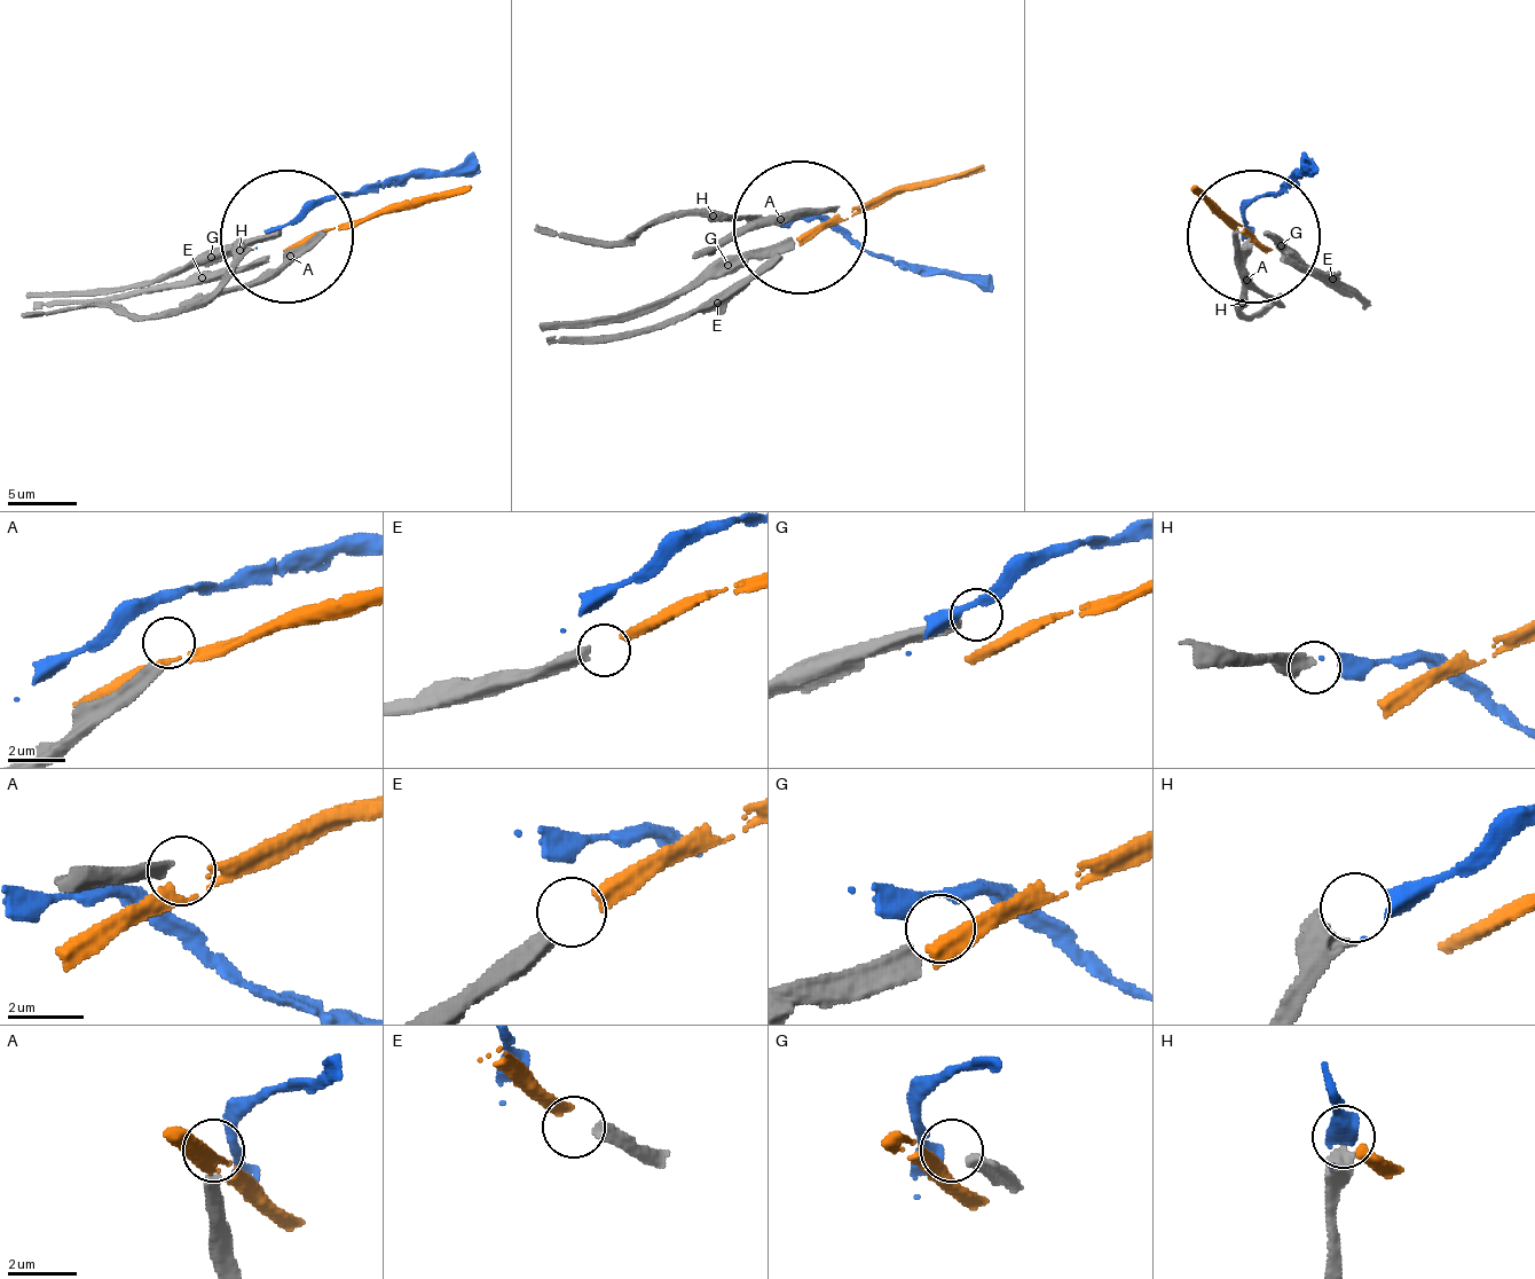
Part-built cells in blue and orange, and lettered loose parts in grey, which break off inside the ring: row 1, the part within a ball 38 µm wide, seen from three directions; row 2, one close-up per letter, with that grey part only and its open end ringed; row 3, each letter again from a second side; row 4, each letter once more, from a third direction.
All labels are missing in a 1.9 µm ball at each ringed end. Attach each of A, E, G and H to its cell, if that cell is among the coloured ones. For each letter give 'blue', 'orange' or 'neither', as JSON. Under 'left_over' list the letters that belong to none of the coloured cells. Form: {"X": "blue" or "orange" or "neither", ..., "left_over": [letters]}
{"A": "neither", "E": "orange", "G": "neither", "H": "blue", "left_over": ["A", "G"]}

